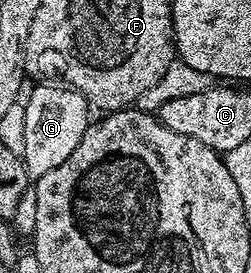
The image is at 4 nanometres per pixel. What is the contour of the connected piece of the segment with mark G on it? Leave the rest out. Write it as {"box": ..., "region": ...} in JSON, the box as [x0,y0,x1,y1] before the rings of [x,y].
{"box":[21,84,91,179],"region":[[[38,84],[28,99],[26,96],[24,102],[26,109],[25,141],[21,154],[28,174],[35,179],[67,160],[69,154],[73,153],[73,149],[80,144],[81,137],[91,124],[90,106],[80,93],[63,87],[57,89],[51,86],[55,85]]]}

